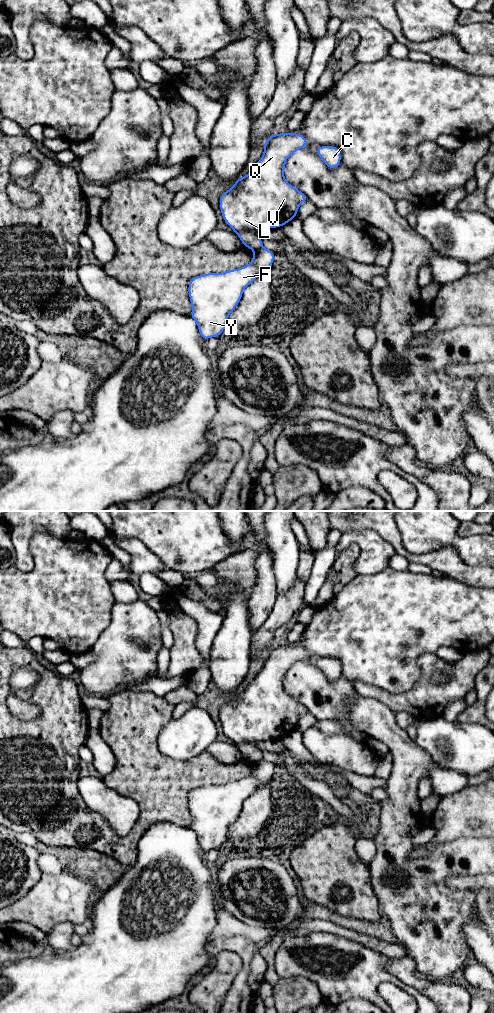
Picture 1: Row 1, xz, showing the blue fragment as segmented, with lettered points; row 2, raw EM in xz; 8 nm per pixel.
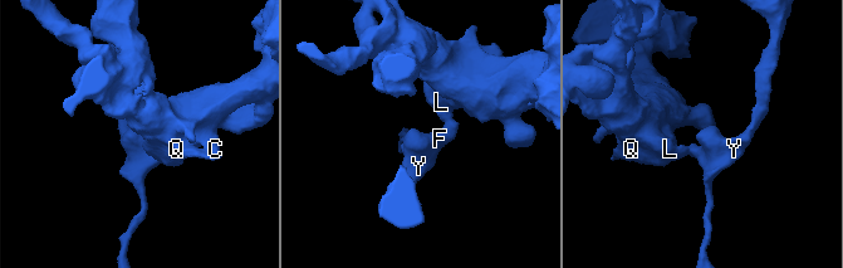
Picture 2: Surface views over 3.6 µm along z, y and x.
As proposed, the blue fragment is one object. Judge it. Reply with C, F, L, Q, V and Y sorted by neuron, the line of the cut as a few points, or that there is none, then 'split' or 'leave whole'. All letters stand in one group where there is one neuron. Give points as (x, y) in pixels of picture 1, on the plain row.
C L Q V / F Y; cut in xz along (262, 759), (255, 762); split

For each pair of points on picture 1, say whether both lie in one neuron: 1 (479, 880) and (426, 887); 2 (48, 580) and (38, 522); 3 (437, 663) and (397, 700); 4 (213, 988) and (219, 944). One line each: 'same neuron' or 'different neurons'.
1: different neurons
2: different neurons
3: same neuron
4: different neurons

